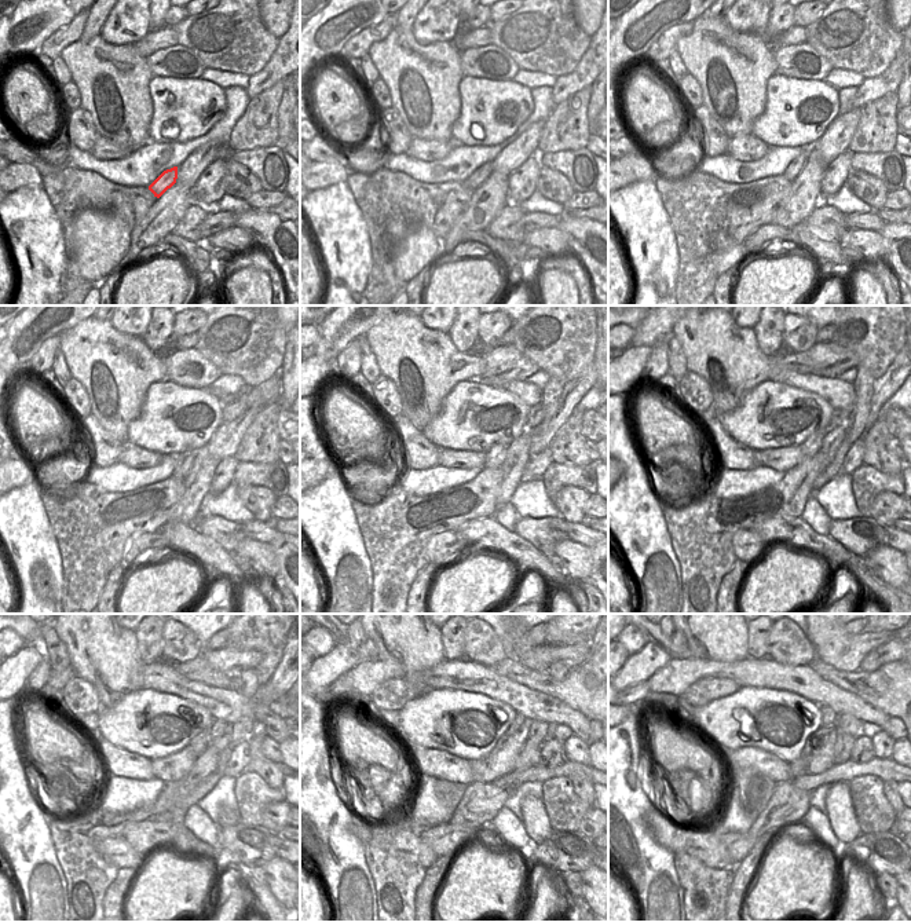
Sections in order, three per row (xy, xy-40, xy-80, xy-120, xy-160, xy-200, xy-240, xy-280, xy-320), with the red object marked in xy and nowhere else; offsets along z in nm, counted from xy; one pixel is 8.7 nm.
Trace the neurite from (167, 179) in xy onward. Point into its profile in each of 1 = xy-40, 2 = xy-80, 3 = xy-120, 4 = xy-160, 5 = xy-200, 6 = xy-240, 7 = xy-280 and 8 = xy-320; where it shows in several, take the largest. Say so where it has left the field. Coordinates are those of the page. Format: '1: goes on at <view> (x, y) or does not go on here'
1: goes on at xy-40 (476, 178)
2: goes on at xy-80 (800, 161)
3: goes on at xy-120 (185, 460)
4: goes on at xy-160 (496, 456)
5: goes on at xy-200 (811, 446)
6: goes on at xy-240 (202, 741)
7: goes on at xy-280 (519, 720)
8: goes on at xy-320 (829, 717)

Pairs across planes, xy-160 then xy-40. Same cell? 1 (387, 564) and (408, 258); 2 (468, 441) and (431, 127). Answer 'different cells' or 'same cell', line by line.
1: different cells
2: different cells

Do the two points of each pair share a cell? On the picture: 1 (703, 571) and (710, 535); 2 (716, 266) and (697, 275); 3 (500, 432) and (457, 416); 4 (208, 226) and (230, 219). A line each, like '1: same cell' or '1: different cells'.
1: same cell
2: different cells
3: same cell
4: same cell

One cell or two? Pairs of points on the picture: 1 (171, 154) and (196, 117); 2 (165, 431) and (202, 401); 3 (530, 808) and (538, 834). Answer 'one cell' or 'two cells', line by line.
1: two cells
2: one cell
3: one cell

